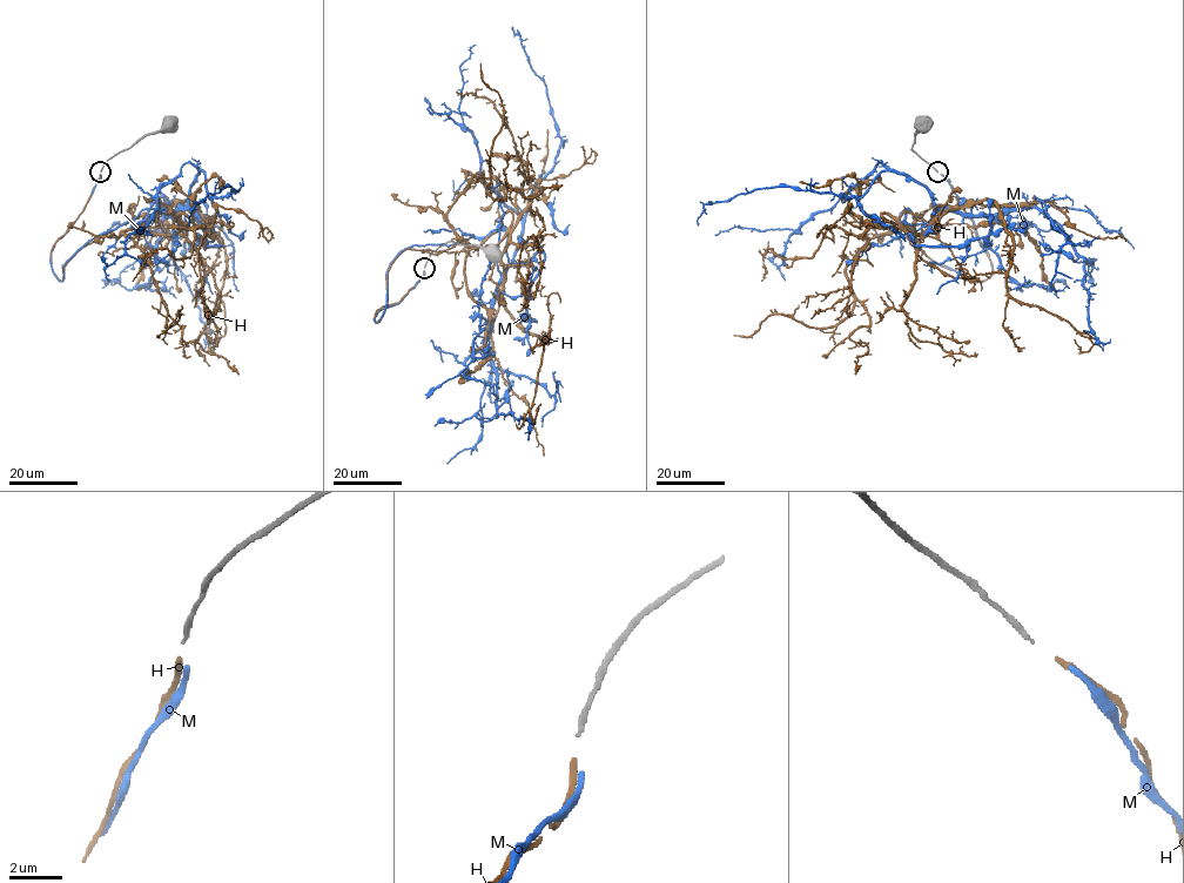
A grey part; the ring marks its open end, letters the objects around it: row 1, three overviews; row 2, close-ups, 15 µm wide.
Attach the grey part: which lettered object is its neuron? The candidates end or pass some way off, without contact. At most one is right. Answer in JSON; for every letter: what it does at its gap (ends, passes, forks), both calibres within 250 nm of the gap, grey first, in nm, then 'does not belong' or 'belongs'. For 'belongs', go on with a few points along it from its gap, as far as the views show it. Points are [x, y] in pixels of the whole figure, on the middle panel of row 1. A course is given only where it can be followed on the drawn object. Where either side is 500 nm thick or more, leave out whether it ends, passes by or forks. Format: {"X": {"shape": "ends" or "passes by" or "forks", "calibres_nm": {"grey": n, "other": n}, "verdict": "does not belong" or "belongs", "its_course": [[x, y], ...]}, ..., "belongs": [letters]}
{"H": {"shape": "ends", "calibres_nm": {"grey": 160, "other": 220}, "verdict": "belongs", "its_course": [[424, 270], [376, 322], [403, 251], [461, 251], [506, 229], [503, 303], [550, 338], [533, 422], [540, 404]]}, "M": {"shape": "ends", "calibres_nm": {"grey": 160, "other": 200}, "verdict": "does not belong"}, "belongs": ["H"]}

